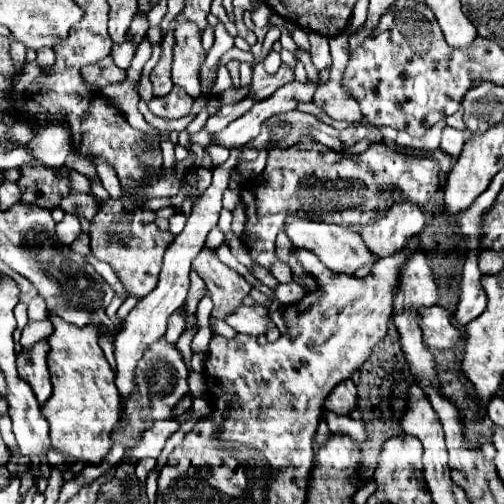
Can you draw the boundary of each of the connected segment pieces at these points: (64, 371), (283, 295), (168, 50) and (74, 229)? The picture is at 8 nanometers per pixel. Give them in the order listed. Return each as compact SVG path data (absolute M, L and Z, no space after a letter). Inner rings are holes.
M50 313L48 317L54 325L54 333L48 337L48 345L50 345L50 375L52 375L52 385L54 391L50 395L50 399L44 403L44 417L50 423L50 437L52 437L52 447L60 449L70 463L76 461L84 461L84 463L100 463L102 457L106 457L106 453L112 447L110 441L110 433L116 427L116 423L120 421L120 393L114 385L114 371L110 367L110 363L106 361L100 345L98 345L98 329L96 325L86 325L86 327L76 327L70 323L64 323L64 319L56 317L54 313Z
M295 281L287 284L279 284L274 289L274 295L276 299L283 306L290 306L294 303L298 303L298 301L300 301L305 294L305 290Z
M176 22L172 23L161 43L162 52L158 65L152 69L150 73L150 81L154 85L154 95L156 97L164 97L170 93L172 89L172 58L173 58L173 45L174 45L174 29Z
M66 215L66 217L56 225L56 237L58 237L58 241L64 243L64 245L70 245L78 235L80 235L80 221L78 221L78 217Z

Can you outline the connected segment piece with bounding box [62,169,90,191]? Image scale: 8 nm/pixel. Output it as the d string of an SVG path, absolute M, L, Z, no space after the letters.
M62 169L62 171L70 175L72 189L76 189L76 191L90 191L90 181L84 175L80 175L78 171L72 171L72 169Z

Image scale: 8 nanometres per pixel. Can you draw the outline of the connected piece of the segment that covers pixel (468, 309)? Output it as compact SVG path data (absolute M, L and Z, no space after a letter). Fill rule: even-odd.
M470 251L468 255L468 261L462 269L462 285L460 285L460 303L458 303L458 309L456 309L456 321L458 325L468 325L472 319L476 319L478 315L484 313L486 309L486 293L480 285L480 269L476 265L474 259L478 259L480 251Z

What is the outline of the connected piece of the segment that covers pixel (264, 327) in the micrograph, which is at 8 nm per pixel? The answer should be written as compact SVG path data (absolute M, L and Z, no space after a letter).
M240 305L240 309L236 309L236 313L232 313L226 319L226 323L234 327L234 331L238 333L250 333L254 337L260 337L268 333L270 313L264 305L254 305L254 307Z

